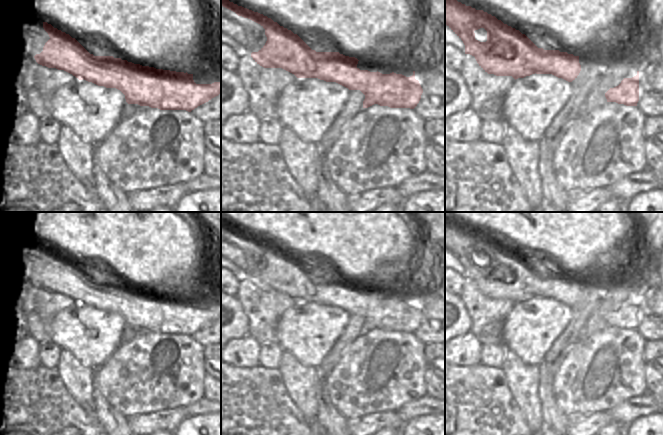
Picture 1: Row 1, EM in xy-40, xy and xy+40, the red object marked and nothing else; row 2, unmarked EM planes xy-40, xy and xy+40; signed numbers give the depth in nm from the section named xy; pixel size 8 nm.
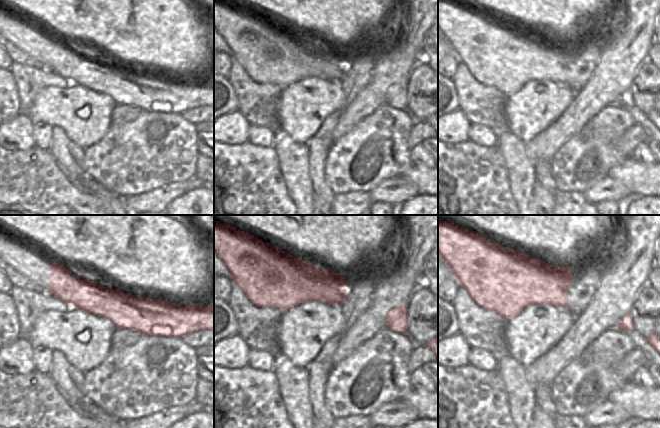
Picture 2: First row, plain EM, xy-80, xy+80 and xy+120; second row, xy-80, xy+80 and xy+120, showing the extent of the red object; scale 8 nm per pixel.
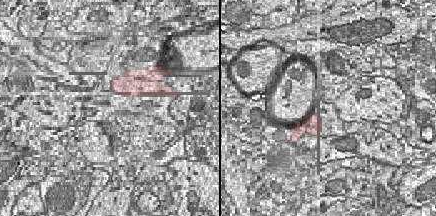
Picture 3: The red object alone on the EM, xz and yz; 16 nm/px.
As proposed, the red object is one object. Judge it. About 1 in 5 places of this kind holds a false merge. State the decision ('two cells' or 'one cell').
two cells

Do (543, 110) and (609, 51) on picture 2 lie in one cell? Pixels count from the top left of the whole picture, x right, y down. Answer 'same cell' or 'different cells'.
different cells

